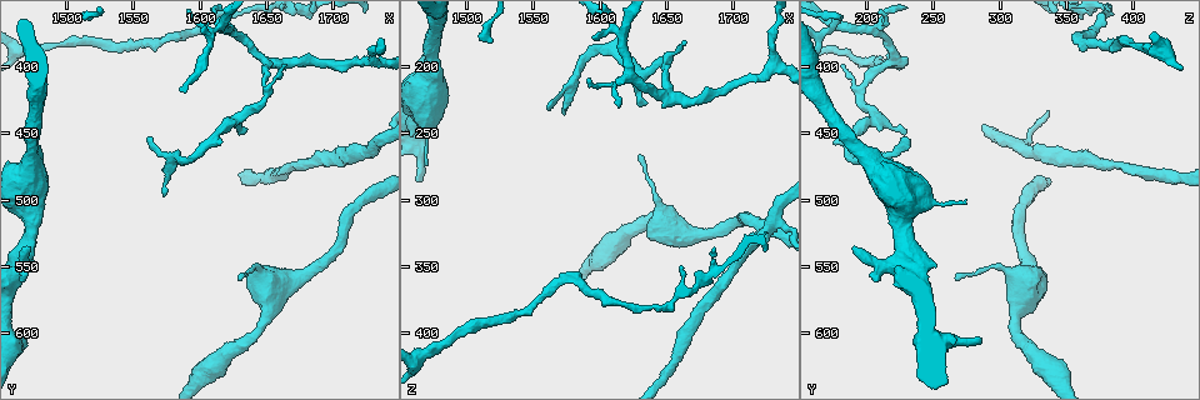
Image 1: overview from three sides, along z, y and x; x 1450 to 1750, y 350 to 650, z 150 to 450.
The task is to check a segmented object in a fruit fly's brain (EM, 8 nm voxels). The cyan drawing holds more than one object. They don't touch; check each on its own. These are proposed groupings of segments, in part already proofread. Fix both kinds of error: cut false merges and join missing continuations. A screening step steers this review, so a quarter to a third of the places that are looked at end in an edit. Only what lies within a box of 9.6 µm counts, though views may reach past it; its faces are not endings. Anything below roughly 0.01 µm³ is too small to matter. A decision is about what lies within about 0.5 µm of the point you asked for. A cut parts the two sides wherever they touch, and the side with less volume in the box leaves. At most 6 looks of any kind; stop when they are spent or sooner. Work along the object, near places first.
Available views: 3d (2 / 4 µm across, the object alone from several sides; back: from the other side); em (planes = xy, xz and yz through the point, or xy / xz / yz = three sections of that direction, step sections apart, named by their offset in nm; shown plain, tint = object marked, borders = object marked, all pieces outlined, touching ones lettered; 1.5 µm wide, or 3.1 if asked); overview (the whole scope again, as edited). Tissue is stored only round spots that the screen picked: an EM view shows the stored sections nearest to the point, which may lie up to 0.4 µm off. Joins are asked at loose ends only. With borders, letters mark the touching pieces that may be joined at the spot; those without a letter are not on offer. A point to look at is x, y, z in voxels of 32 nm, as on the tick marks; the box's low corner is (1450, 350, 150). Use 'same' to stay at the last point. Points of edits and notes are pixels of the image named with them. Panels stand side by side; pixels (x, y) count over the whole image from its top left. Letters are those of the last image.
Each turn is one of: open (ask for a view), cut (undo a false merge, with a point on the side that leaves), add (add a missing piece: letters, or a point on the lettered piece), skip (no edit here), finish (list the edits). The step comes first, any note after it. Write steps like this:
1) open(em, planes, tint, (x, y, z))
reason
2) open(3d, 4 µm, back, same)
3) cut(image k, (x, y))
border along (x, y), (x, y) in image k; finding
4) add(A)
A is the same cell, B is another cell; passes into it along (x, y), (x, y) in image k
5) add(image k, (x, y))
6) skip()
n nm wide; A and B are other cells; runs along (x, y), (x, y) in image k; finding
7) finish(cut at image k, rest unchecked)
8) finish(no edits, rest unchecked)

open(em, planes, plain, (1474, 536, 188))
an open end

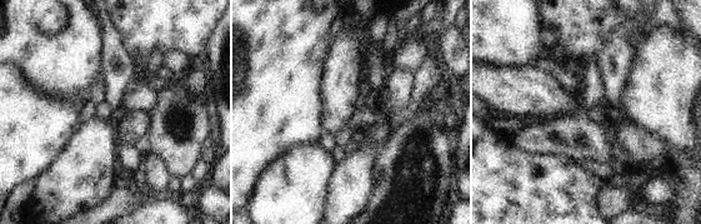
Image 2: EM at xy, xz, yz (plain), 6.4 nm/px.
open(em, planes, borders, same)
what lies round it

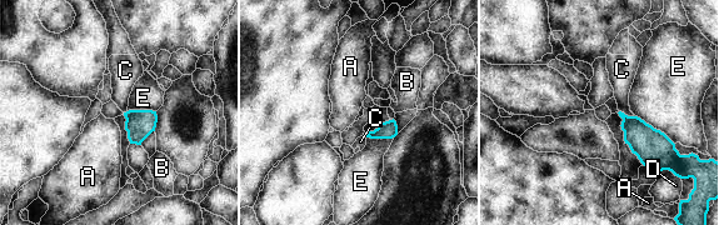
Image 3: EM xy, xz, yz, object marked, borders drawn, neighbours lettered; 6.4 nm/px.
skip()
A, B, C, D and E are other cells; border along (635, 115), (659, 129), (672, 141) in image 3; none of them fits

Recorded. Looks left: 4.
open(em, planes, borders, (1468, 502, 276))
an open end

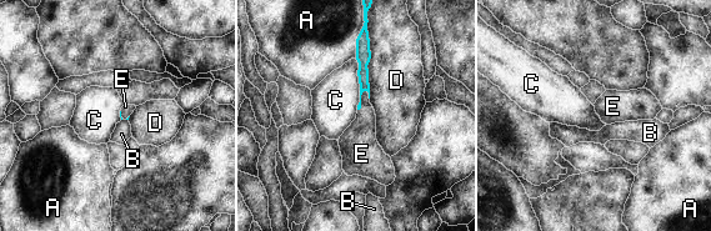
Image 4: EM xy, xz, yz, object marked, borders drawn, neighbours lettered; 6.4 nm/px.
add(E)
E is the same cell, A, B, C and D are other cells; passes into it along (362, 73), (360, 100), (359, 139) in image 4; it goes on there

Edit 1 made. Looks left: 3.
open(em, planes, borders, (1562, 454, 228))
branch stops here

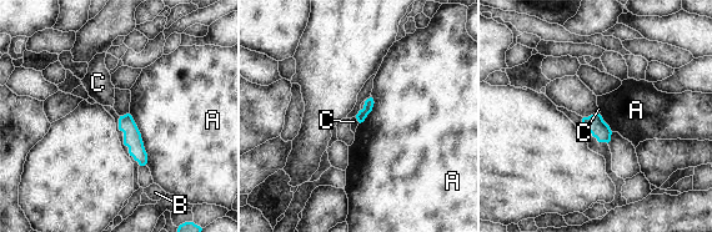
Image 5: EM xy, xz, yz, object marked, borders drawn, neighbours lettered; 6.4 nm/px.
skip()
A, B and C are other cells; runs along (123, 119), (143, 161) in image 5; no lettered piece goes on from it

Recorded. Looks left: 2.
finish(add at image 4, rest unchecked)

